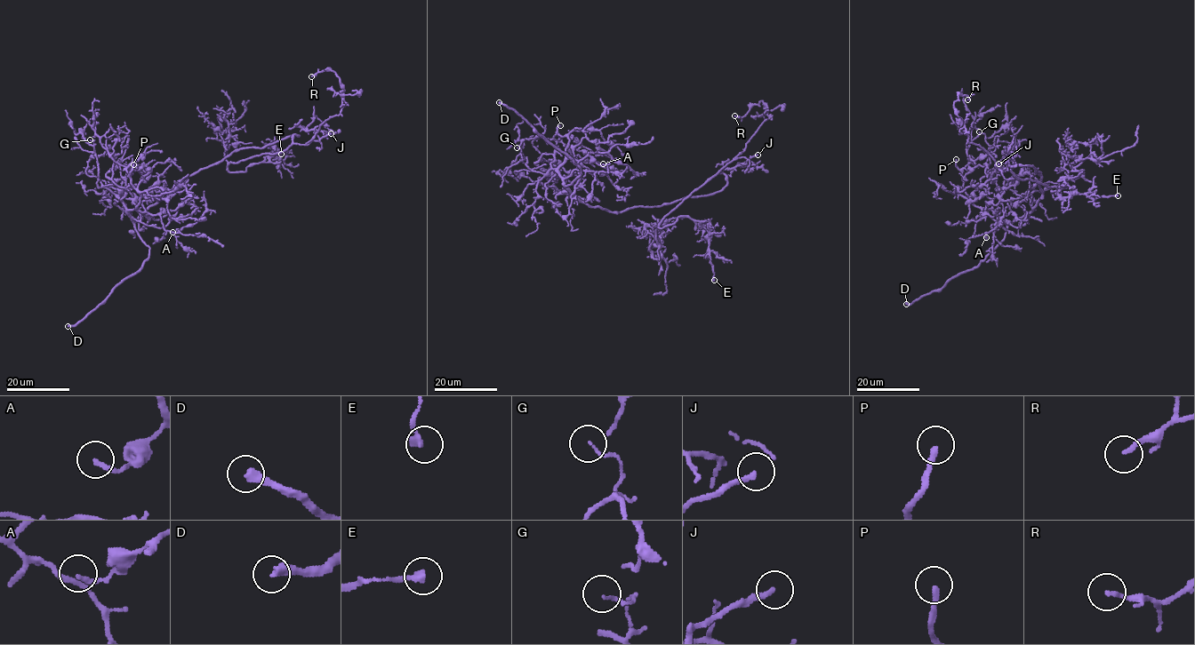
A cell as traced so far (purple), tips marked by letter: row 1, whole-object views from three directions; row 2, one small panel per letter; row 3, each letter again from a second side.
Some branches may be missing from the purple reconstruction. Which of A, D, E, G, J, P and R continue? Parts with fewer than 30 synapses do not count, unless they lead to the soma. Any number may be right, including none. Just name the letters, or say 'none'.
D, J, P

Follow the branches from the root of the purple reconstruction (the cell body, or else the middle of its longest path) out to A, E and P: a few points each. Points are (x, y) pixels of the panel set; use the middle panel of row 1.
A: (663, 203), (613, 212), (589, 207), (558, 171), (568, 158), (589, 152), (606, 152), (612, 159), (603, 163)
E: (663, 203), (716, 193), (727, 178), (718, 171), (659, 224), (670, 225), (680, 217), (707, 221), (714, 280)
P: (663, 203), (613, 212), (582, 203), (565, 186), (558, 171), (569, 141), (566, 137), (557, 132), (560, 125)

